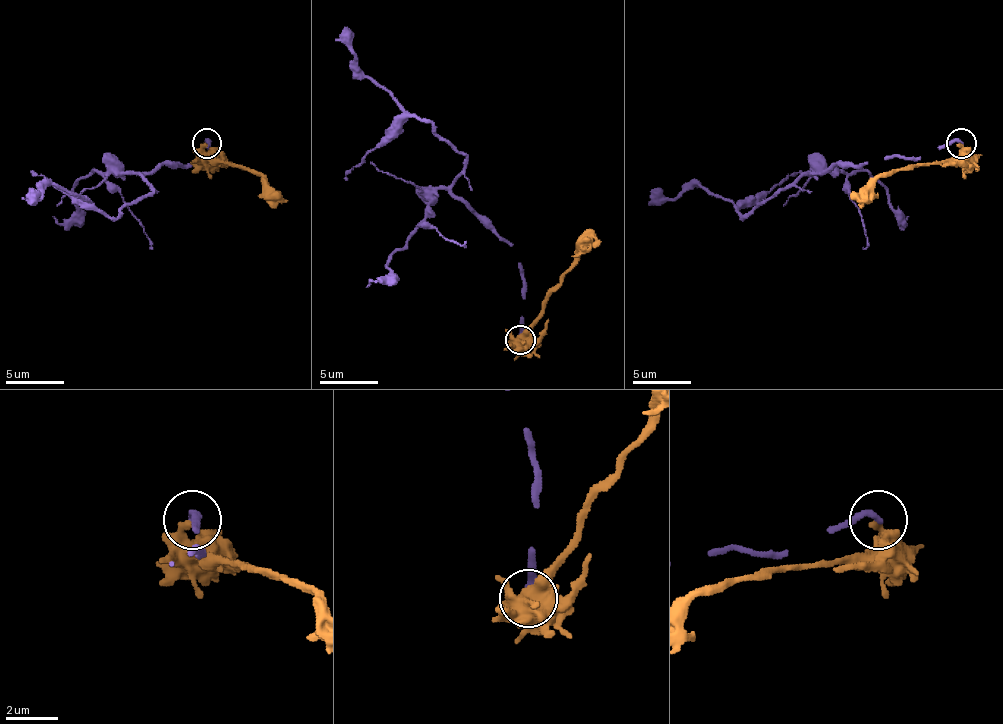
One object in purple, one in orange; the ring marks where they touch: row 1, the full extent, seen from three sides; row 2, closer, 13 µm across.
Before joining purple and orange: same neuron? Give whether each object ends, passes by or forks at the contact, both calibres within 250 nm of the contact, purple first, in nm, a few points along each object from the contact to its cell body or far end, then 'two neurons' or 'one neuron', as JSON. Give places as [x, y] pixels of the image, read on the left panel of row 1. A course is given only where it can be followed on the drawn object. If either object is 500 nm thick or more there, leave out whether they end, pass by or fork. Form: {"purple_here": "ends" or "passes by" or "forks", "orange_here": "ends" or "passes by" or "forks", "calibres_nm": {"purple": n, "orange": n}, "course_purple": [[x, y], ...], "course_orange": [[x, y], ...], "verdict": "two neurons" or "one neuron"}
{"purple_here": "ends", "orange_here": "ends", "calibres_nm": {"purple": 280, "orange": 320}, "course_purple": [[206, 144], [209, 158], [138, 173], [150, 194], [115, 217], [47, 185], [30, 205]], "course_orange": [[206, 144], [206, 155], [256, 170], [279, 199]], "verdict": "two neurons"}

